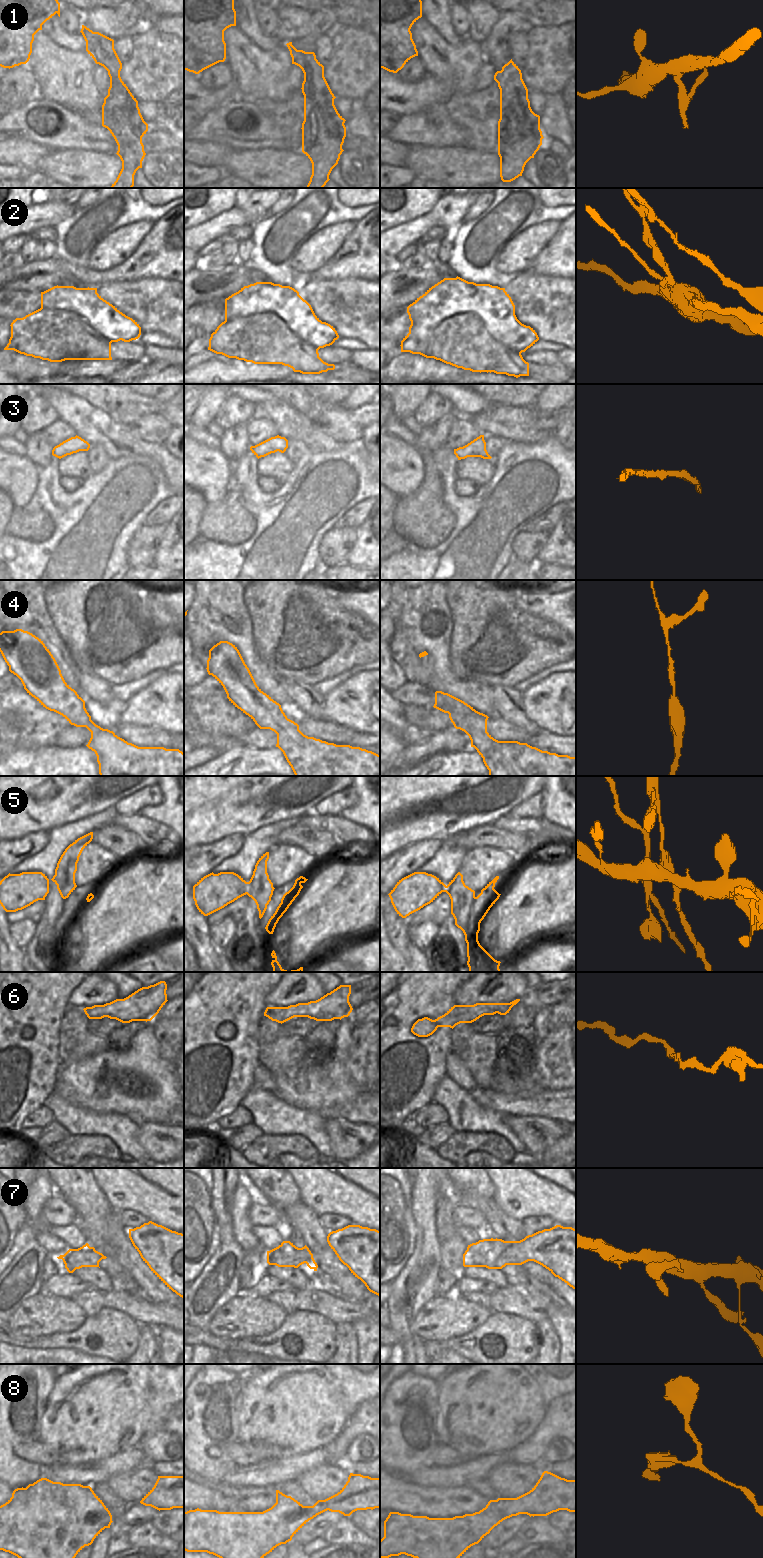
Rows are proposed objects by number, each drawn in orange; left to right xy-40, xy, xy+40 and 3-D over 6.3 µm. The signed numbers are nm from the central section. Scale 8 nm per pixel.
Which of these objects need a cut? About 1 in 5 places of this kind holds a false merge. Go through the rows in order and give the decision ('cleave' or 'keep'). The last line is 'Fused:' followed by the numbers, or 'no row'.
1: keep
2: cleave
3: keep
4: keep
5: cleave
6: keep
7: keep
8: keep
Fused: 2, 5

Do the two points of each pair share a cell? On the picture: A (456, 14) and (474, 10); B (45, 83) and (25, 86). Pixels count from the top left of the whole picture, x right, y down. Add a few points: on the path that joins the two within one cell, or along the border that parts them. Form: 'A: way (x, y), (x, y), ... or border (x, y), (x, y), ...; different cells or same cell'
A: border (466, 10), (469, 15), (468, 34); different cells
B: border (27, 63), (37, 81), (36, 95); different cells

